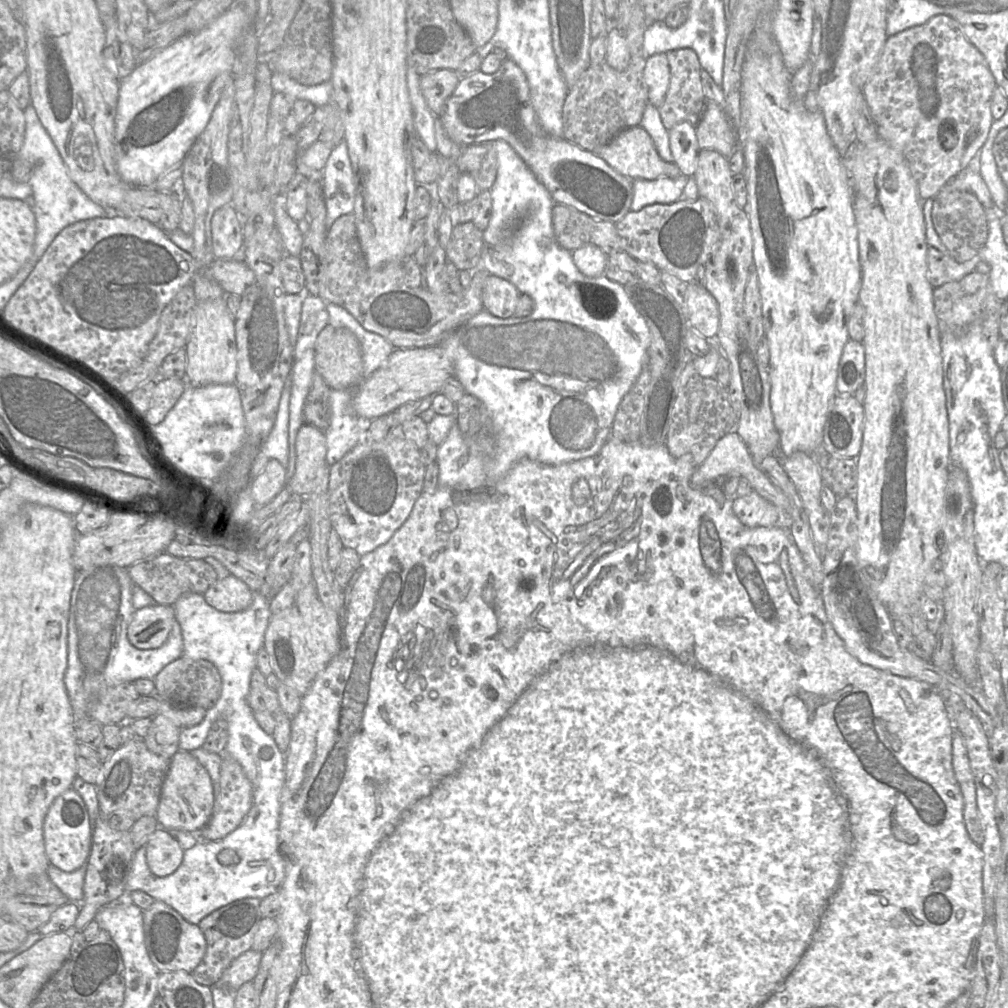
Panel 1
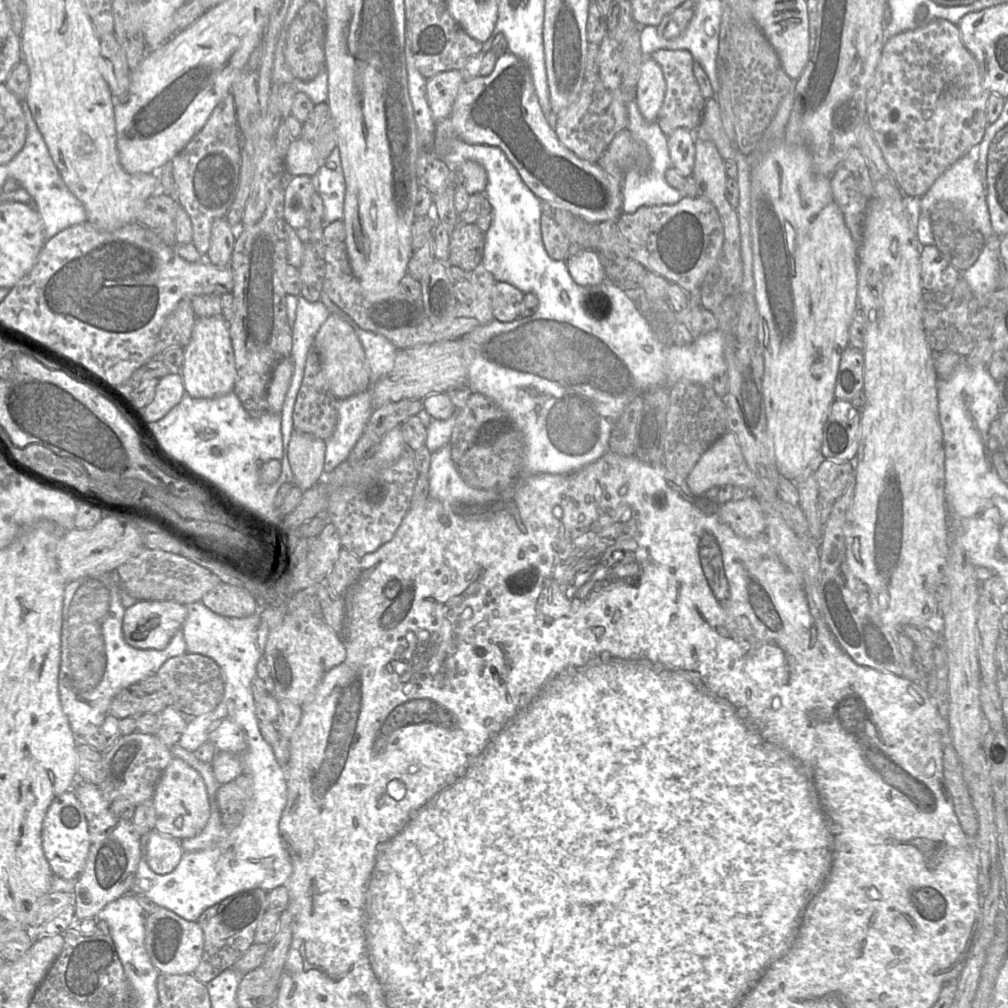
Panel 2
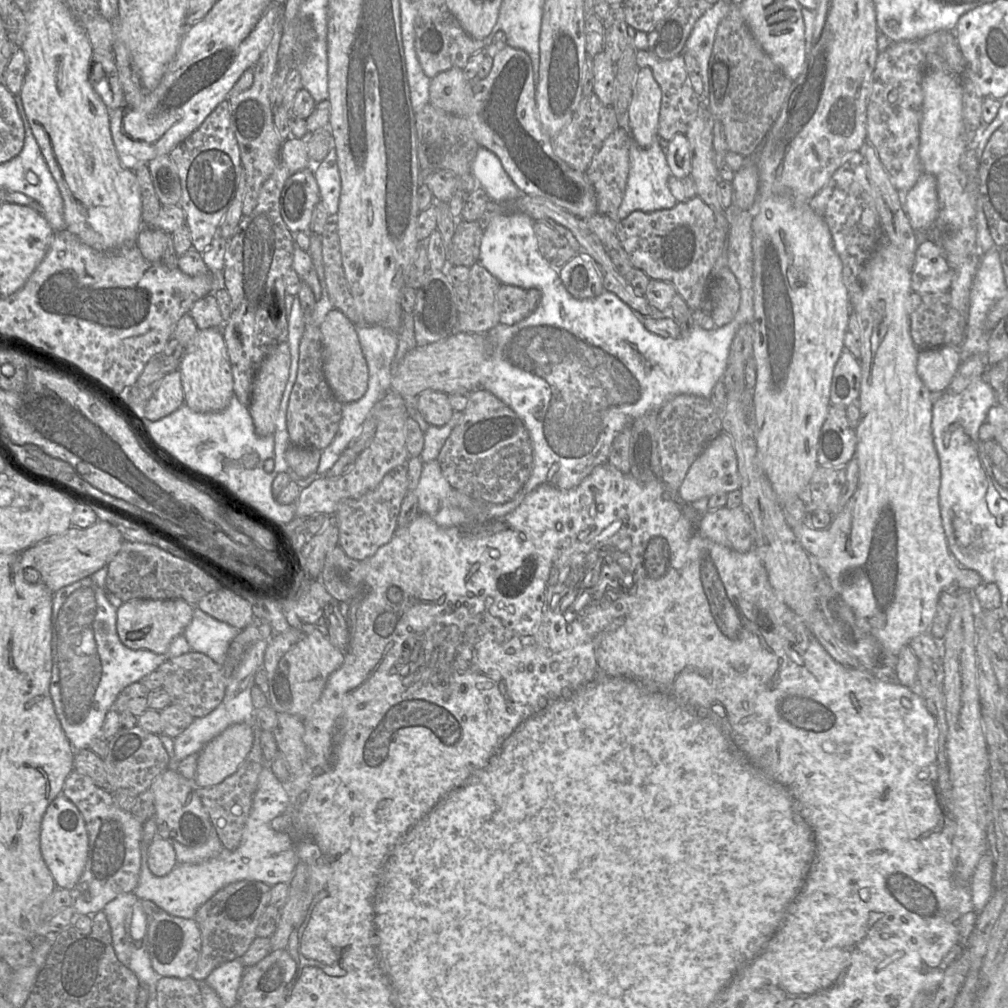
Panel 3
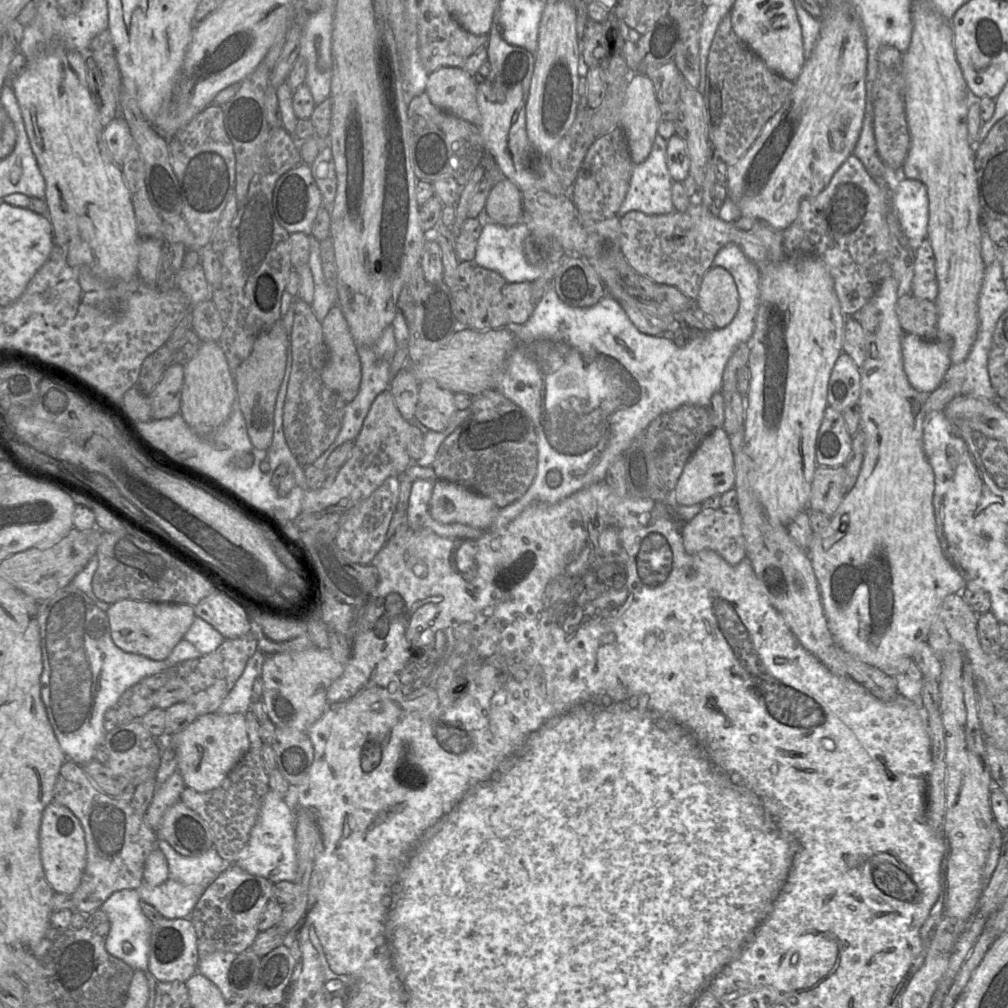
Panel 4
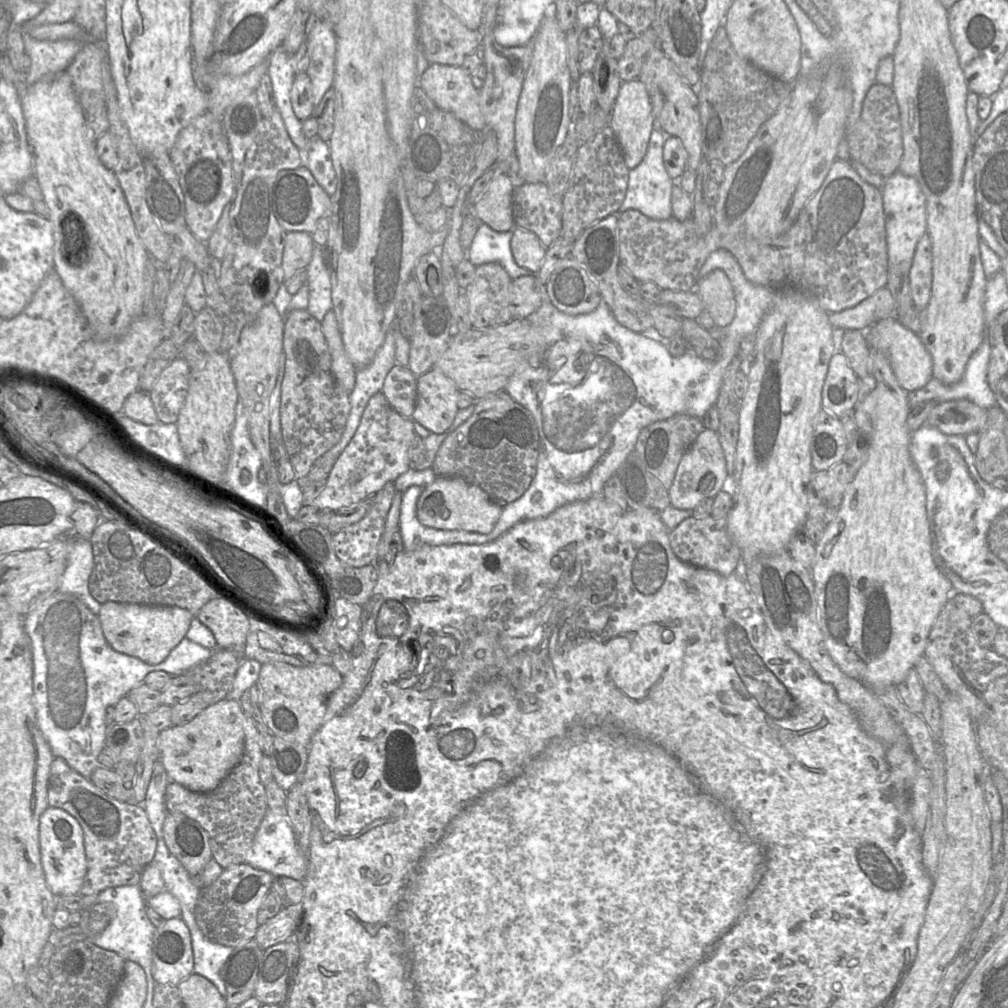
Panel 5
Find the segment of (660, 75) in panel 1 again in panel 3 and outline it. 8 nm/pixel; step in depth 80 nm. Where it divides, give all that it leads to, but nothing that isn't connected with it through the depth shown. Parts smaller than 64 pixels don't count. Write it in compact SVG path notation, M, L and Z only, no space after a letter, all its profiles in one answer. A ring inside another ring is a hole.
M641 68L627 109L631 136L641 148L649 147L658 136L661 98L661 88L651 69Z

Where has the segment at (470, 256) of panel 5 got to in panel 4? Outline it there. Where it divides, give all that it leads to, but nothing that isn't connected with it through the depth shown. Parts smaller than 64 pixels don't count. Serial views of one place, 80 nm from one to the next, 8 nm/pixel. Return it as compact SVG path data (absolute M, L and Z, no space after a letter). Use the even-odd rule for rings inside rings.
M491 221L484 222L473 260L475 265L498 272L507 283L532 283L542 276L545 267L530 265L525 258L524 242L530 236L530 231L524 223L502 226Z

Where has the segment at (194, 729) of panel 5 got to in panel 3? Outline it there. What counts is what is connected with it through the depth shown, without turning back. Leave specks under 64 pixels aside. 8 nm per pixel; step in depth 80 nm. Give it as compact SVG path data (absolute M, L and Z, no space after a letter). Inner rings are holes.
M235 724L211 740L198 753L195 783L200 788L212 787L233 775L252 749L254 735L249 724Z

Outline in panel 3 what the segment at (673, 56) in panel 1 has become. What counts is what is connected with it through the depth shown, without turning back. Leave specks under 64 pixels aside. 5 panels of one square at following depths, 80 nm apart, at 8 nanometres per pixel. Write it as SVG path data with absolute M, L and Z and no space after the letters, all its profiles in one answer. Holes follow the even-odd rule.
M637 50L636 61L639 68L648 67L661 88L662 98L659 115L658 136L670 141L676 134L685 134L689 124L697 116L703 98L693 90L682 53L671 59L660 59L648 50Z

